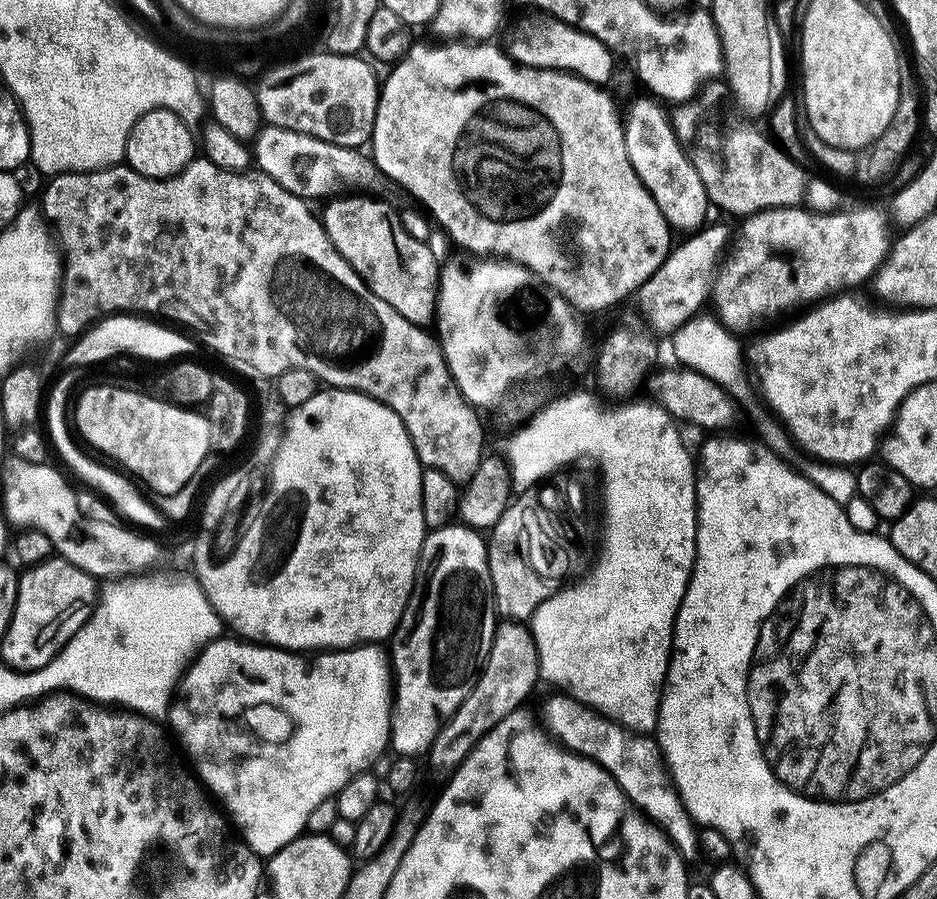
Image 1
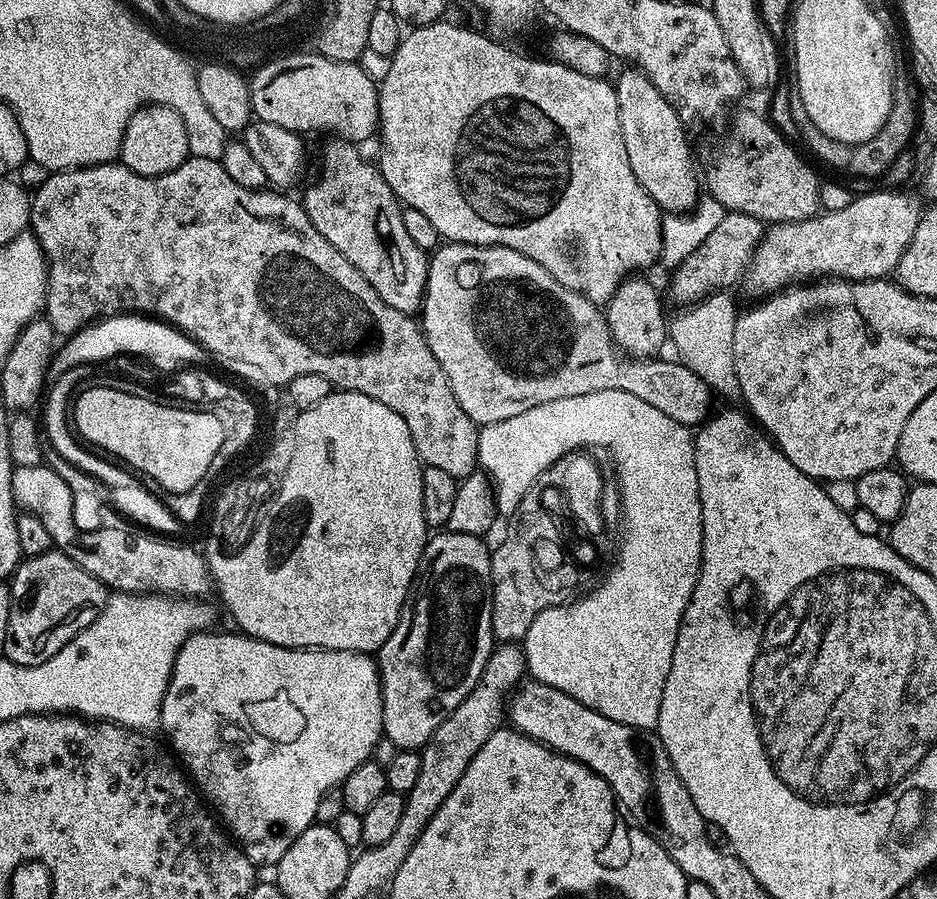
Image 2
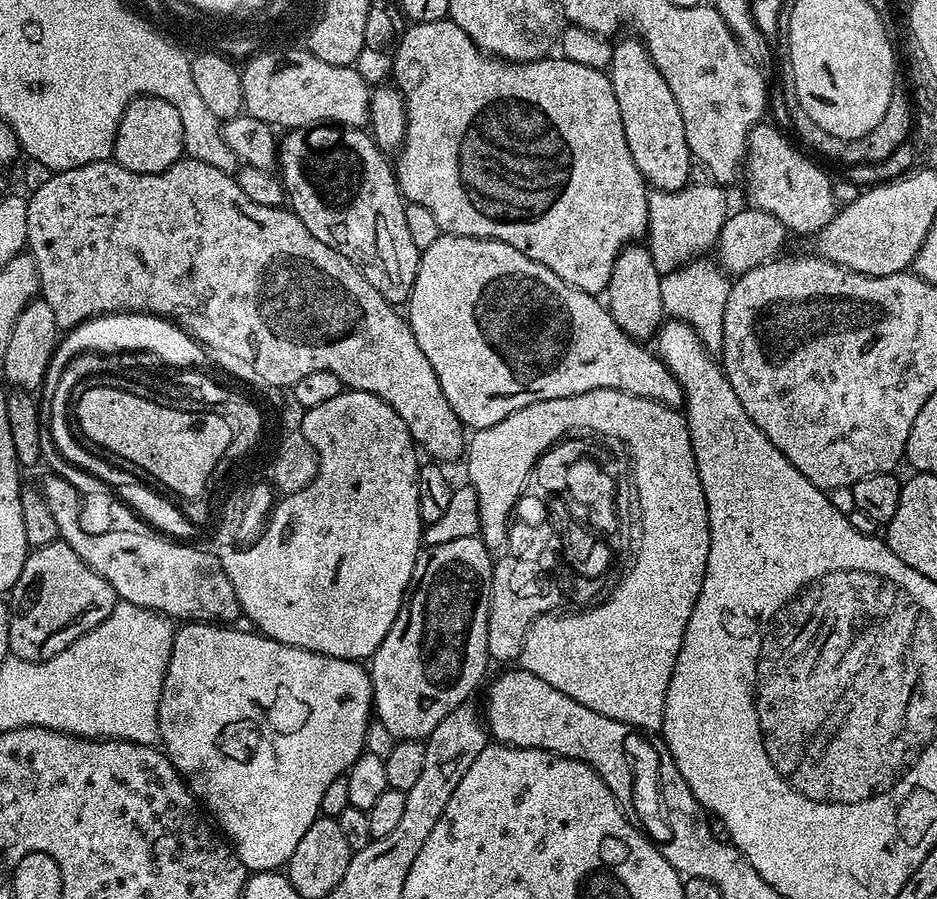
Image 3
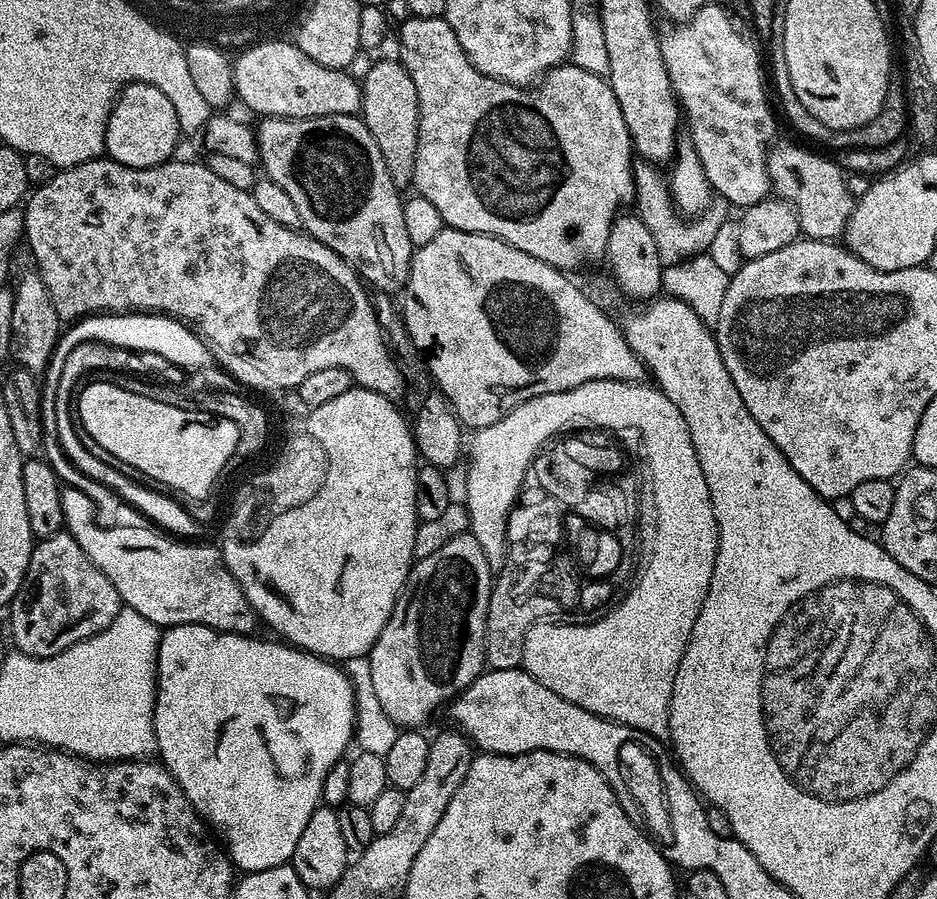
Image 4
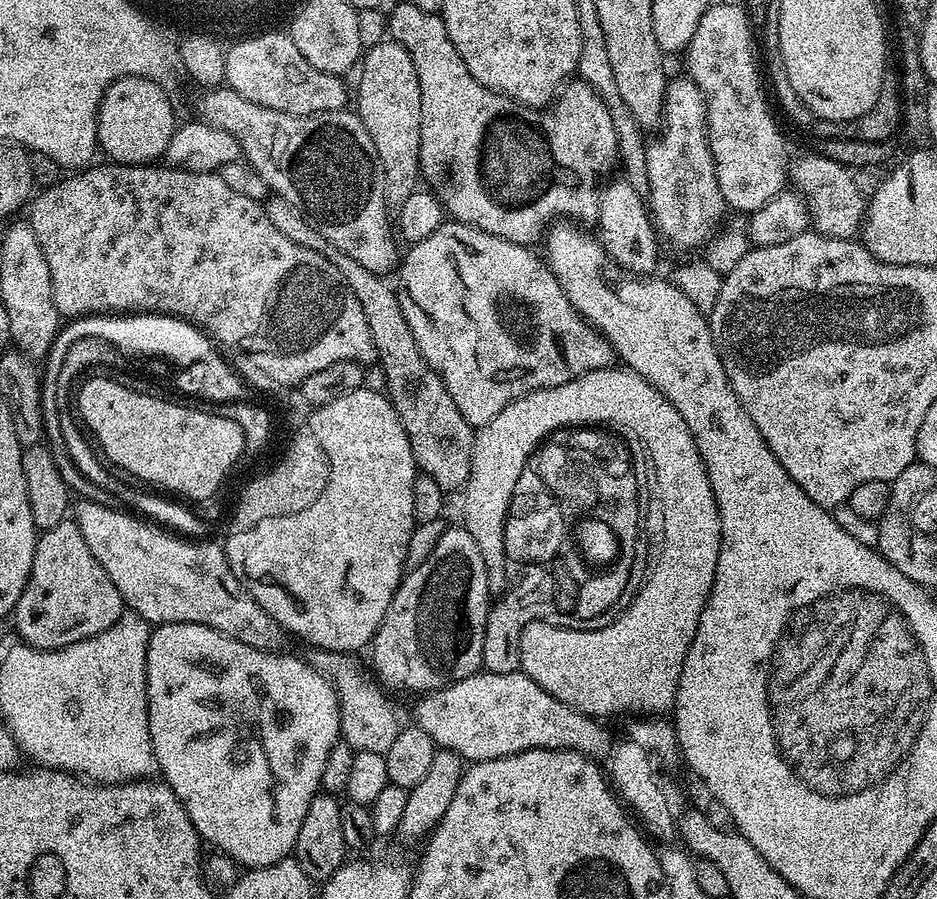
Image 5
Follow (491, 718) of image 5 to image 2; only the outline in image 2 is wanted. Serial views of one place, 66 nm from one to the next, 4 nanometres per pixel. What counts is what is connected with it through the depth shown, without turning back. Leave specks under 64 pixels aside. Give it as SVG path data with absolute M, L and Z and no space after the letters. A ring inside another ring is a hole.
M525 681L511 697L510 712L511 708L511 727L598 773L610 785L617 803L623 809L638 805L645 792L647 795L650 778L645 768L638 765L637 756L628 746L631 741L630 728L590 710L576 698L540 681Z

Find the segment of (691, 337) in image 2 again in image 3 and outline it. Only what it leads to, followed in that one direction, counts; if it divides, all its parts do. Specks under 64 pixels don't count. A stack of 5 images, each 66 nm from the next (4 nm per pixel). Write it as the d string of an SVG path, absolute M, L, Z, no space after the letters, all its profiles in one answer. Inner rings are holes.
M697 258L674 271L663 273L659 280L665 315L691 325L704 346L712 352L723 347L726 300L732 288L731 279L713 264L708 258Z

